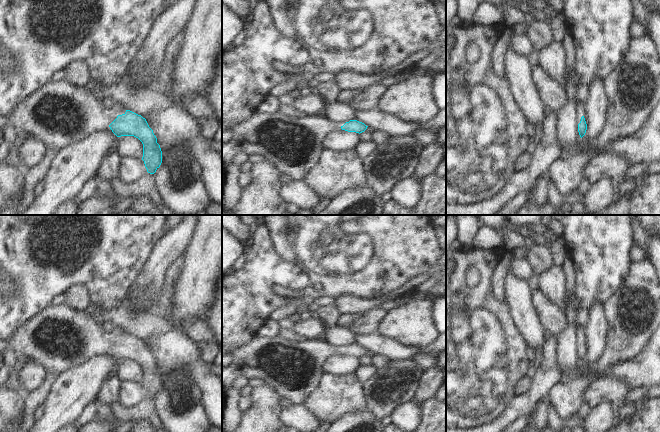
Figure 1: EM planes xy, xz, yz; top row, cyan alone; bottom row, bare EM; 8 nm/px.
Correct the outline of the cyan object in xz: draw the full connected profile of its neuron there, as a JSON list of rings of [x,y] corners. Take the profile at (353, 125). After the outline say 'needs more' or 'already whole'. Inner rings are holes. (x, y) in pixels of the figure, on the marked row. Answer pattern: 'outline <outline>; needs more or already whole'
outline [[[254,112],[252,116],[231,128],[232,136],[228,142],[222,143],[222,166],[231,163],[231,159],[239,152],[248,156],[259,154],[277,172],[283,173],[290,180],[303,180],[306,174],[317,164],[318,156],[323,150],[323,139],[330,133],[339,129],[362,133],[367,129],[364,123],[350,120],[343,126],[323,116],[304,116],[294,118],[282,113],[273,114]]]; needs more

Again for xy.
outline [[[66,81],[46,83],[19,102],[8,119],[16,132],[32,135],[46,147],[53,147],[57,151],[83,140],[94,132],[110,128],[117,137],[134,136],[142,142],[142,160],[148,173],[154,174],[162,163],[160,145],[145,118],[130,110],[119,115],[116,108],[106,109],[102,106],[101,100],[87,88],[74,86]]]; needs more

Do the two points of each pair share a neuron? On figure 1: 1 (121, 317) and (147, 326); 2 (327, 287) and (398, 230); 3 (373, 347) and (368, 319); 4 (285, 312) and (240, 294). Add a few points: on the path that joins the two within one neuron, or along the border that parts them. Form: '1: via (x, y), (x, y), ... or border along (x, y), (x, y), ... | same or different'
1: via (127, 323), (130, 325), (141, 325) | same
2: via (348, 288), (353, 288), (390, 251) | same
3: border along (355, 333), (376, 334) | different
4: border along (299, 306), (282, 305), (274, 309), (268, 318) | different

